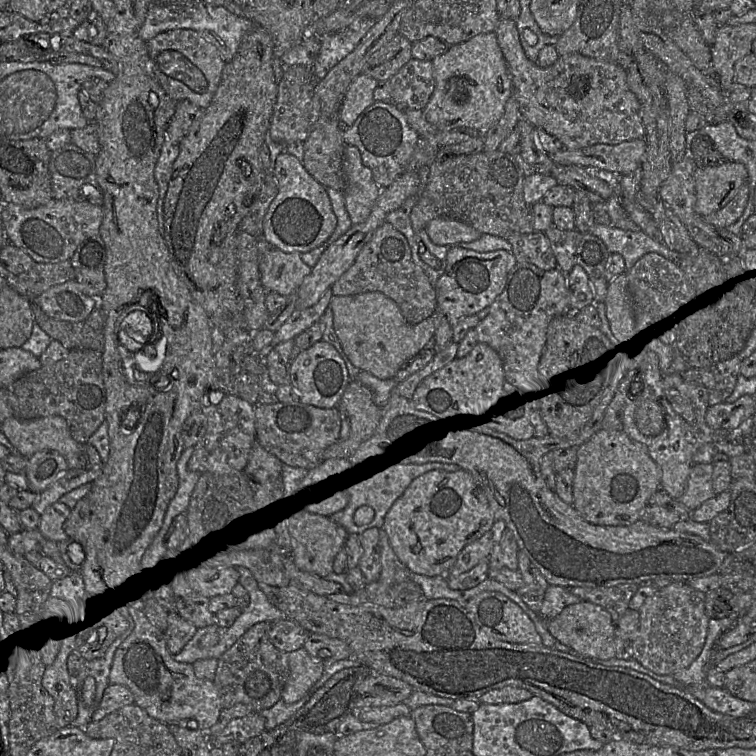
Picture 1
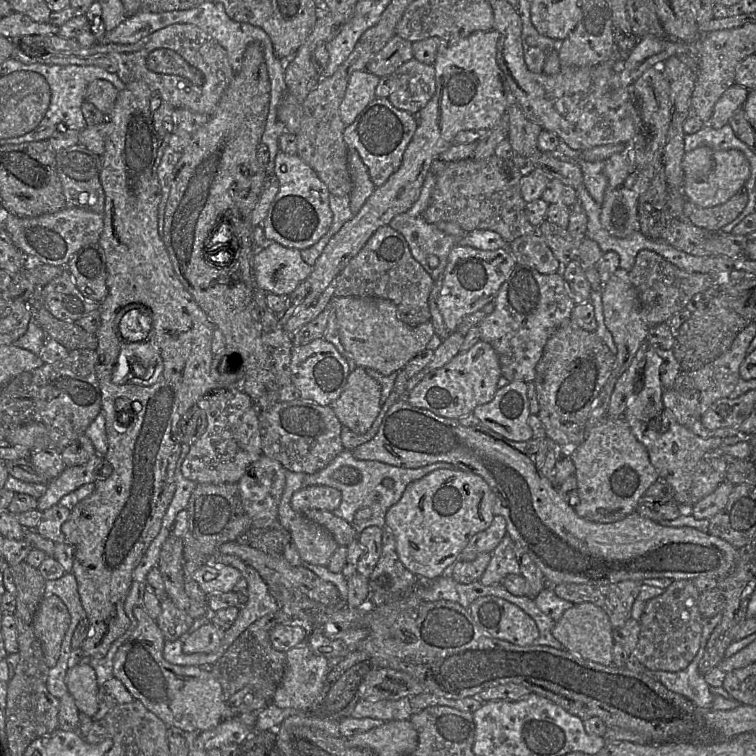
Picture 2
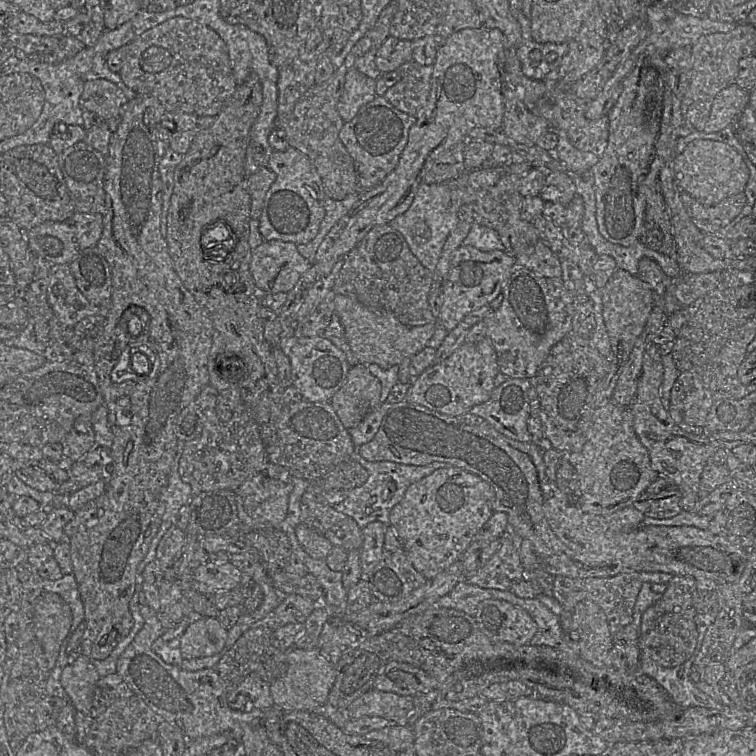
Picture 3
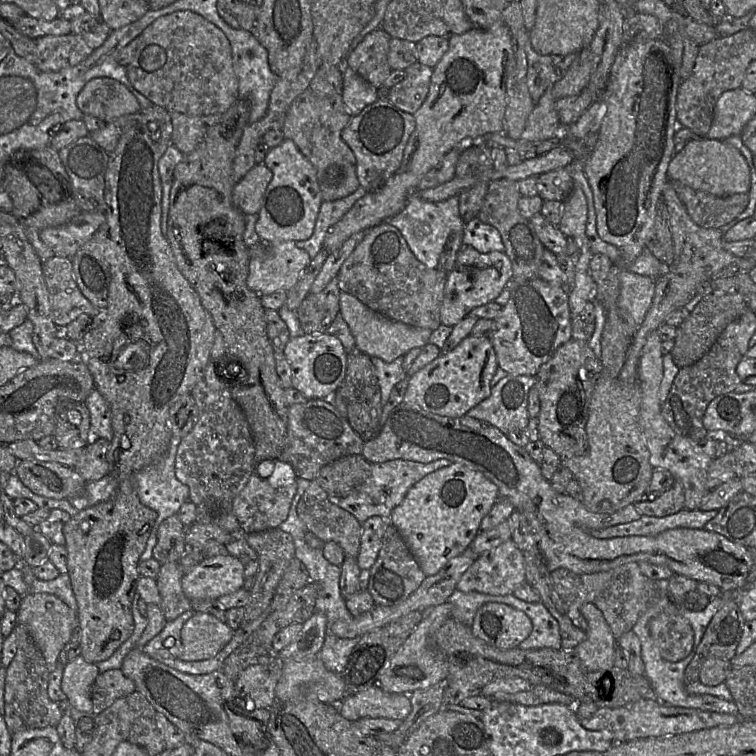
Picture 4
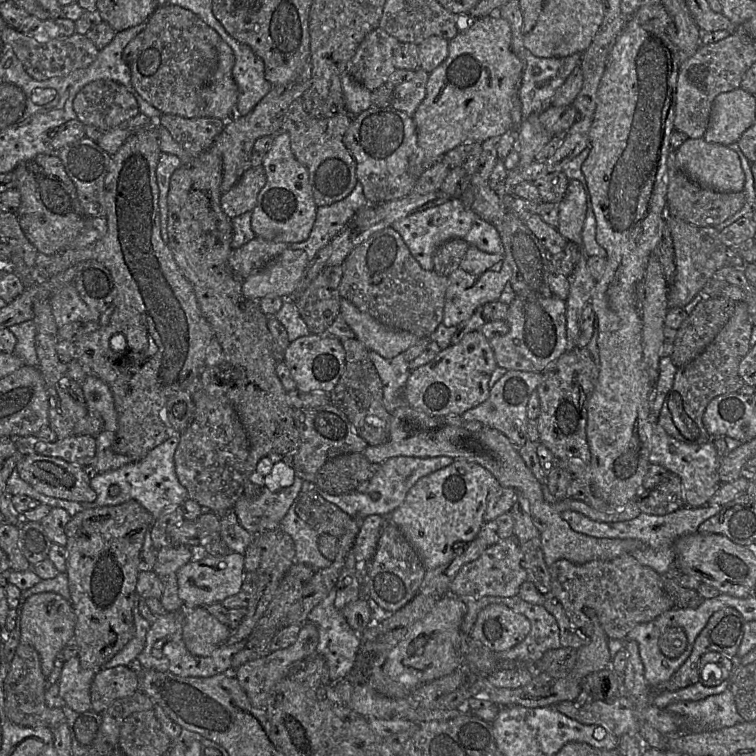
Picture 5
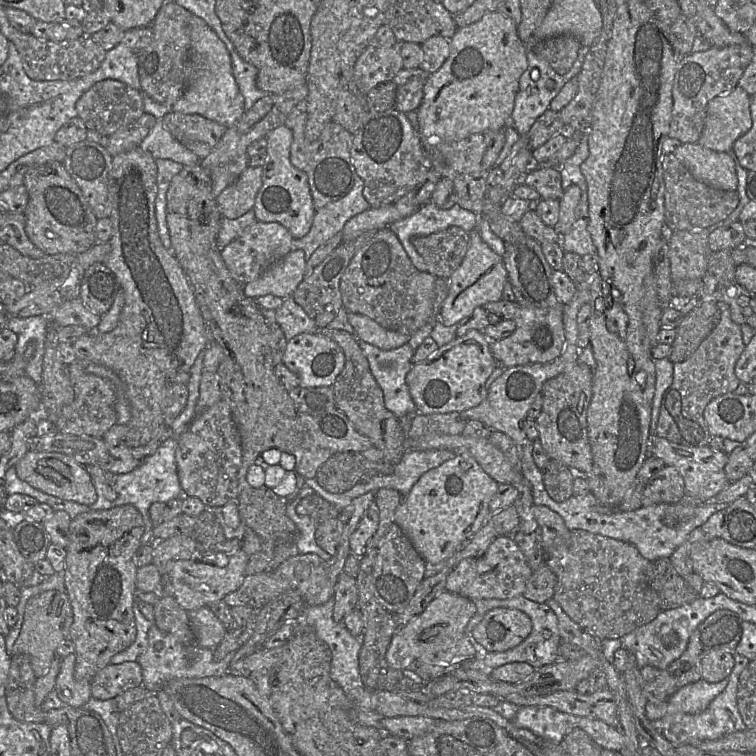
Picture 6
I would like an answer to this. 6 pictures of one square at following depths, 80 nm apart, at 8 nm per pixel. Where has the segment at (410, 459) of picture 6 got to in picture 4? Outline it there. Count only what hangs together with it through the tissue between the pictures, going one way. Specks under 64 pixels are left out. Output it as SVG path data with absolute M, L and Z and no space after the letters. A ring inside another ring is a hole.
M396 459L384 463L371 464L370 477L346 497L328 495L332 504L352 514L362 524L372 516L379 516L388 520L392 510L405 498L409 489L426 475L451 465L446 459L439 459L430 463L420 463L410 460Z

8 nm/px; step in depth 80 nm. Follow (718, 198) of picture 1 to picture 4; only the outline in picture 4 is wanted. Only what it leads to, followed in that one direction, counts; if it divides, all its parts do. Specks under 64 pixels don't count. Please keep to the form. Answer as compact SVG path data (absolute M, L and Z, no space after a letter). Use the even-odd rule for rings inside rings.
M693 137L688 140L684 148L673 155L668 166L670 181L679 181L694 190L703 191L718 197L730 196L738 193L748 193L750 188L750 169L741 152L725 141L703 137Z

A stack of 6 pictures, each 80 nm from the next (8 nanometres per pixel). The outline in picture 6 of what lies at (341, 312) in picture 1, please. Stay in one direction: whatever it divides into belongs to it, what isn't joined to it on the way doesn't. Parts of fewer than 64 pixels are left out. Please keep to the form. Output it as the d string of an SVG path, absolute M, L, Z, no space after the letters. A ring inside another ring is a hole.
M348 312L347 316L356 337L381 350L393 350L409 342L410 335L385 329L365 315Z

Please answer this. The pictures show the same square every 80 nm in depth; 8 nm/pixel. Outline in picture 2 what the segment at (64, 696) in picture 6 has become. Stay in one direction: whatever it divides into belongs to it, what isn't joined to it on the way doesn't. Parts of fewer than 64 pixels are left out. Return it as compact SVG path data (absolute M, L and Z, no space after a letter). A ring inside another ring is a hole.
M84 658L77 665L68 668L65 683L78 710L92 717L98 710L99 686L96 672L88 664L87 659Z

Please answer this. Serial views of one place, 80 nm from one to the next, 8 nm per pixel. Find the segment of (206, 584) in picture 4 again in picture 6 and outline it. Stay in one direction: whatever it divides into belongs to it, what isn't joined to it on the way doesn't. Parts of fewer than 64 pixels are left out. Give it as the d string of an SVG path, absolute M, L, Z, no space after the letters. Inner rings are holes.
M240 549L234 552L198 552L190 559L177 560L169 571L170 593L187 612L223 601L225 596L235 592L243 584L249 559Z

